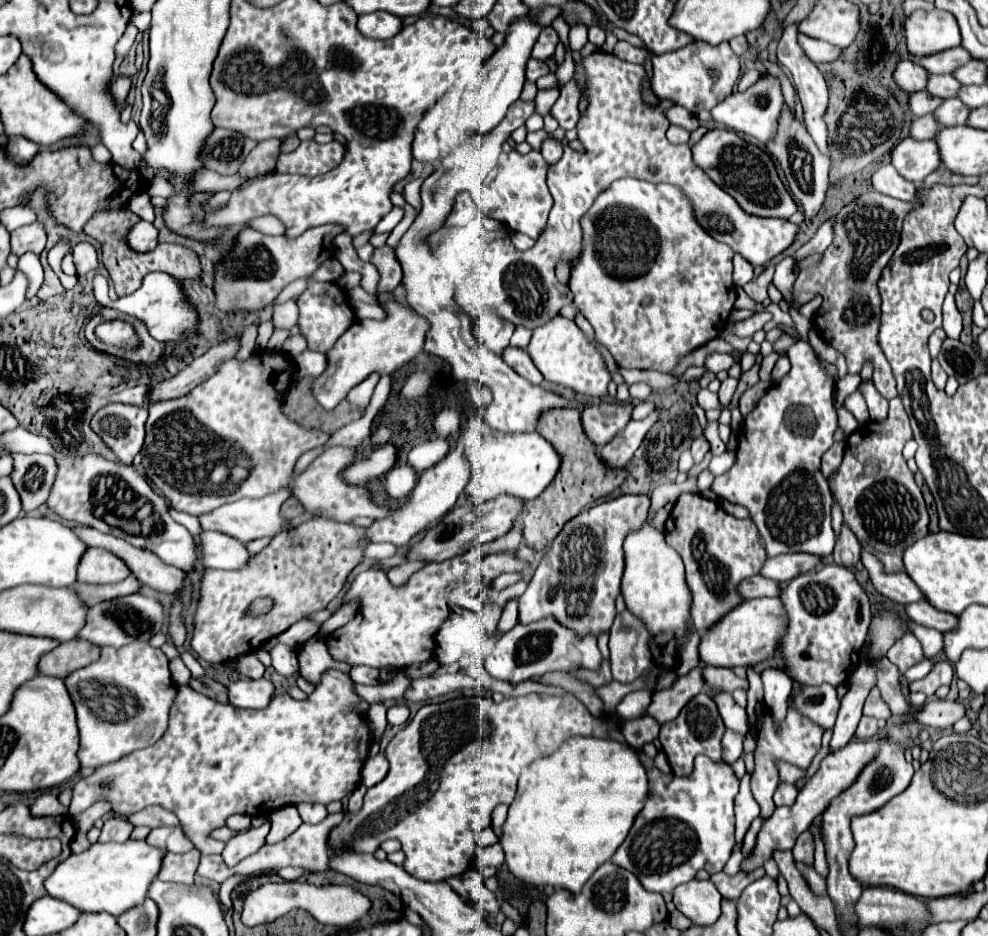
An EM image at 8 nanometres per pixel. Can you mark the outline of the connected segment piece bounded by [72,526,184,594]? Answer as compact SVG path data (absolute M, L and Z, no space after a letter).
M72 526L72 530L76 530L76 536L80 536L84 544L100 546L120 556L132 576L136 576L142 584L168 594L178 594L184 588L184 572L176 566L164 564L154 552L148 552L146 548L136 548L126 540L120 540L112 534L104 534L90 526Z

